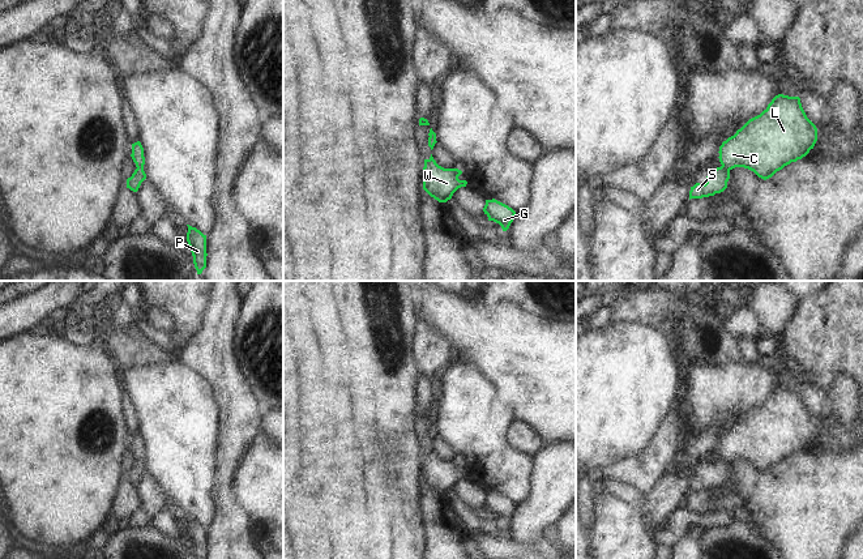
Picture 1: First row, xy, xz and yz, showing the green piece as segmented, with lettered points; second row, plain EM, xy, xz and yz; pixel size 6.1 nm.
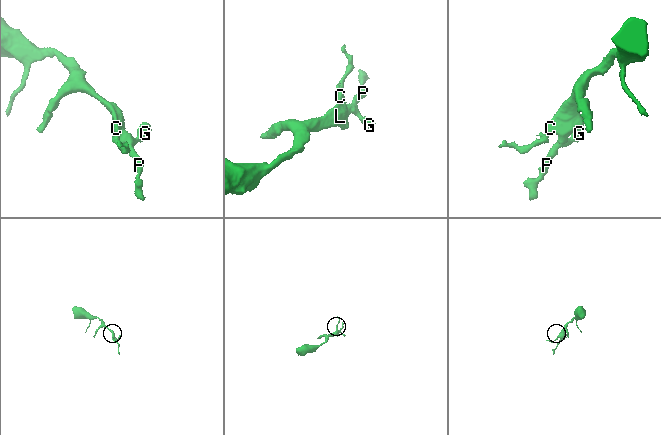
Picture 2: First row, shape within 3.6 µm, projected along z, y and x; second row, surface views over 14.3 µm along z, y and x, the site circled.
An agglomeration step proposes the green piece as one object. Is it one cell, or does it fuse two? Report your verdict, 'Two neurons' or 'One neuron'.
One neuron.

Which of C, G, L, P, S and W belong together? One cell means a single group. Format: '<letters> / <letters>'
C G L P S W

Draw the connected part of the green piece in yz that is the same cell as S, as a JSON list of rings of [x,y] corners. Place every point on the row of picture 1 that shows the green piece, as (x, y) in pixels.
[[[778,94],[760,115],[722,142],[718,152],[722,166],[713,168],[705,184],[691,187],[689,200],[723,192],[735,167],[748,168],[766,180],[806,157],[816,141],[817,128],[807,118],[800,98]]]

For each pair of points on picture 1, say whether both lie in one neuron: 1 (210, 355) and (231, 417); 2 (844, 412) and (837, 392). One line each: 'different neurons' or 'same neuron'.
1: same neuron
2: same neuron

